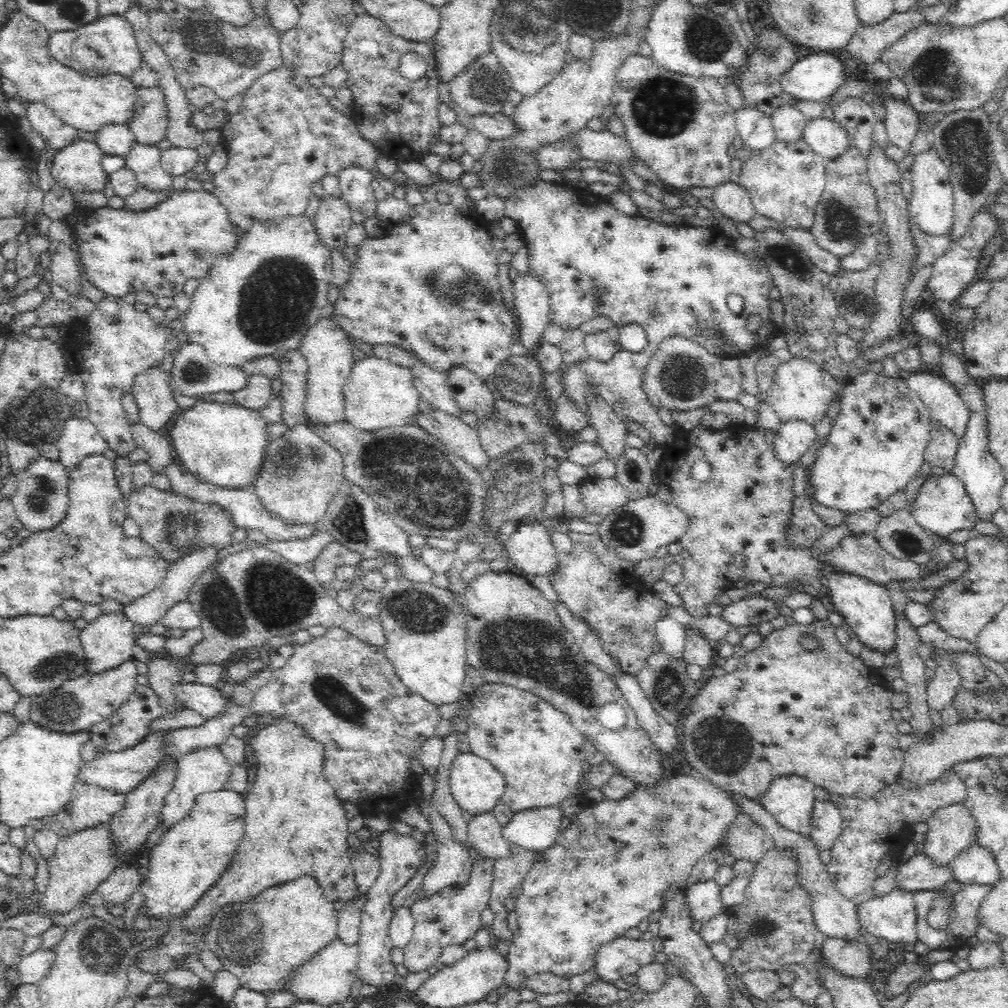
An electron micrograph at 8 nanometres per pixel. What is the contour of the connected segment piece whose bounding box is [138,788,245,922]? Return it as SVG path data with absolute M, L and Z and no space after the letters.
M222 788L218 792L204 792L196 796L196 804L182 820L170 825L162 839L148 853L150 870L138 890L144 896L151 917L184 919L200 902L230 866L234 852L244 838L245 808L243 795L232 788Z

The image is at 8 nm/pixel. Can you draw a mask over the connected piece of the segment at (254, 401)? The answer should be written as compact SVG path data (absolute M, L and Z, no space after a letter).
M260 373L248 375L248 384L246 388L233 393L236 404L242 405L255 411L266 408L268 403L273 399L272 378Z

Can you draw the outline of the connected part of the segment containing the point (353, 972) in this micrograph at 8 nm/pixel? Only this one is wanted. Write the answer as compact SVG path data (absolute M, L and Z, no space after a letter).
M340 937L332 940L328 946L318 950L310 960L304 964L296 965L294 970L286 976L286 985L283 989L285 992L291 992L301 1001L312 1001L323 1005L324 1007L332 1006L346 1002L350 997L350 990L354 982L359 980L359 955L357 944L346 944Z

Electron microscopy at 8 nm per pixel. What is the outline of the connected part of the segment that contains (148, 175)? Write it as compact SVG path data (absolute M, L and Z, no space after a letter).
M137 143L128 155L124 156L125 167L136 173L136 178L142 187L150 192L168 192L172 188L172 178L162 170L160 164L160 149Z

